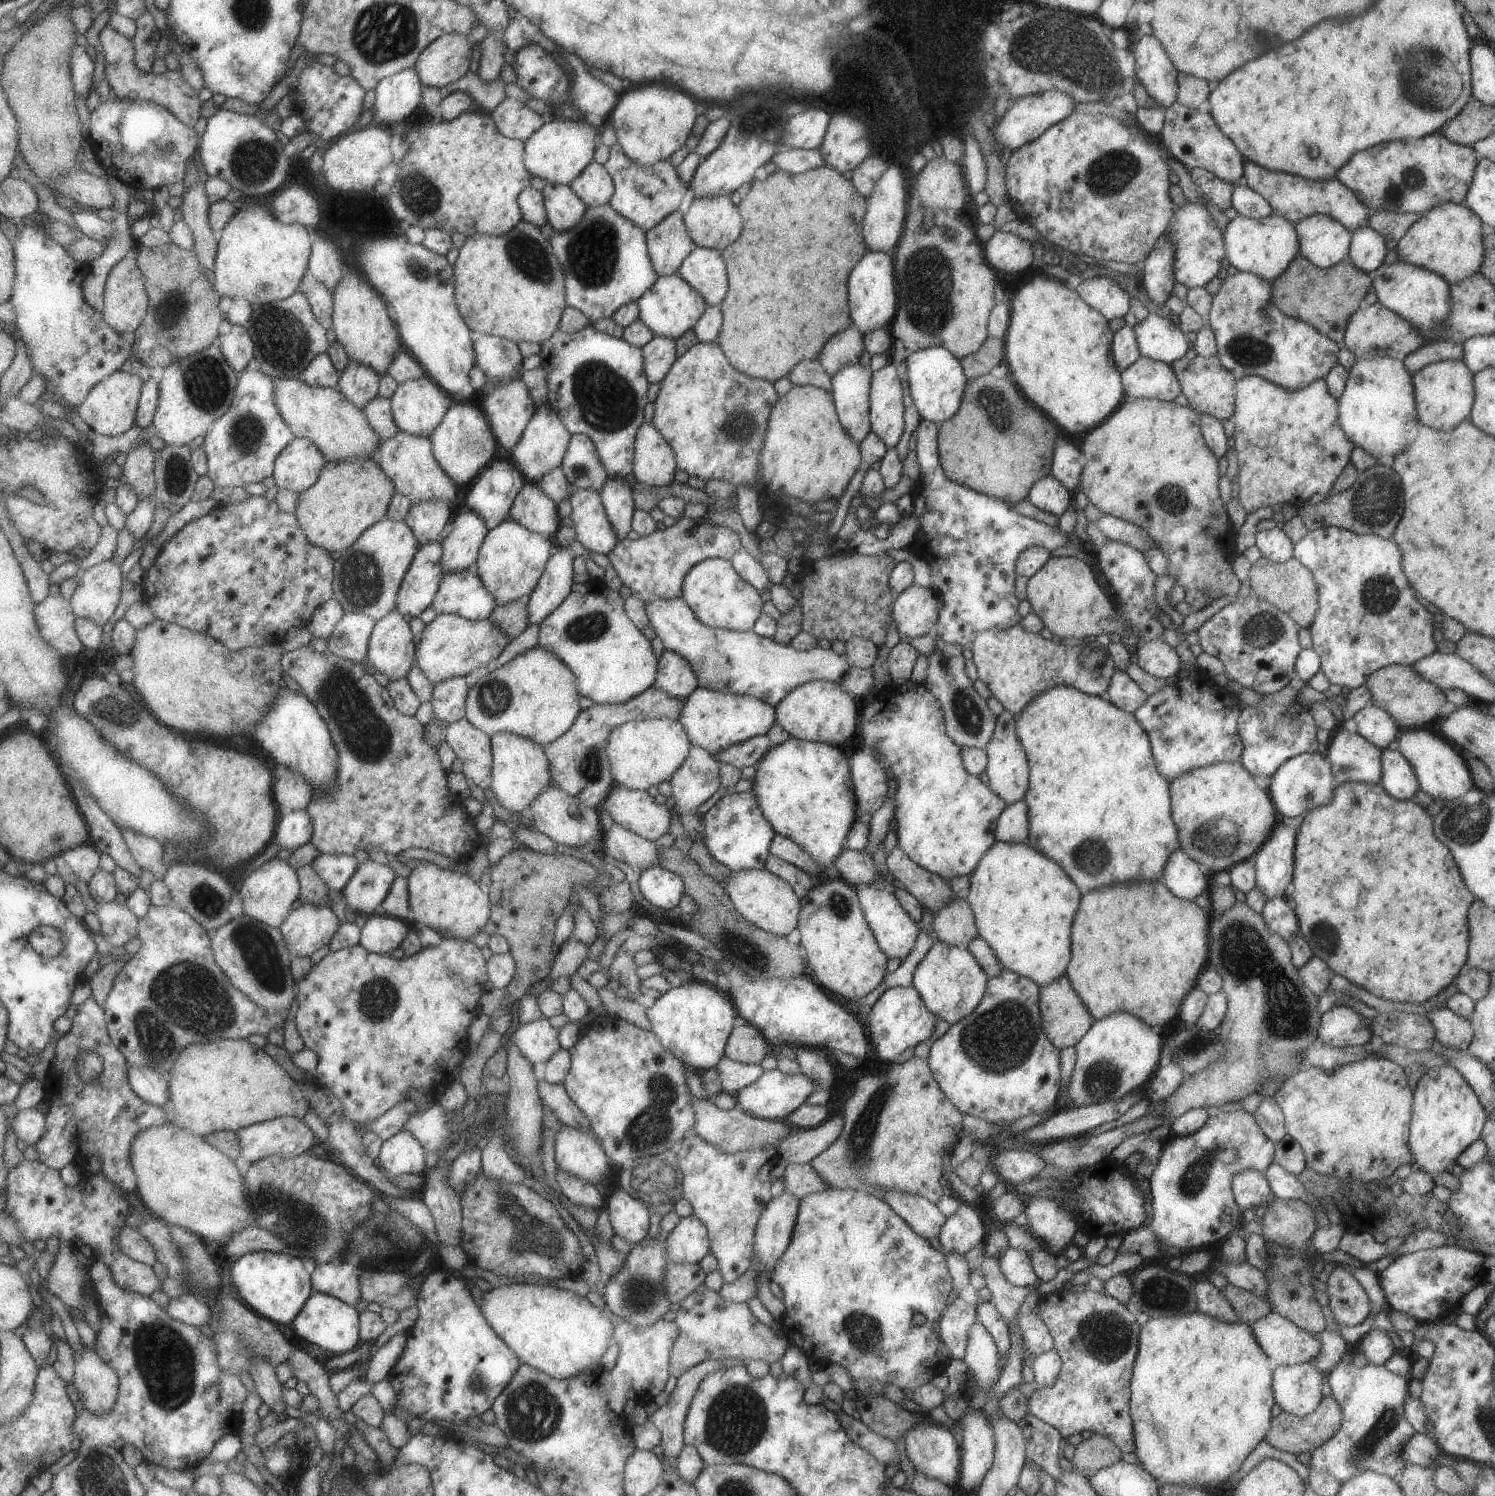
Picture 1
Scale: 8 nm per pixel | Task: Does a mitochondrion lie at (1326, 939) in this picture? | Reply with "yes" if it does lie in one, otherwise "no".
yes

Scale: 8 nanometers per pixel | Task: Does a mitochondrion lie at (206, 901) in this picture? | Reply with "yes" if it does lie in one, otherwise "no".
yes

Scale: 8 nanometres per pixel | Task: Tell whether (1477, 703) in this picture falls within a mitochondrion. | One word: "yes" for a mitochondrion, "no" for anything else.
no

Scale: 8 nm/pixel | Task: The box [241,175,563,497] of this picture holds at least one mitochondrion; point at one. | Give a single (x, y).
(283, 341)

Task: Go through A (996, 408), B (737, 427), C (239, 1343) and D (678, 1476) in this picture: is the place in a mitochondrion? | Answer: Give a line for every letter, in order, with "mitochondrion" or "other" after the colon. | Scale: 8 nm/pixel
A: mitochondrion
B: mitochondrion
C: mitochondrion
D: other

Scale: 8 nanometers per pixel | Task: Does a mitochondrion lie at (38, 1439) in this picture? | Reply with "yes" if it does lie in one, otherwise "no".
no

